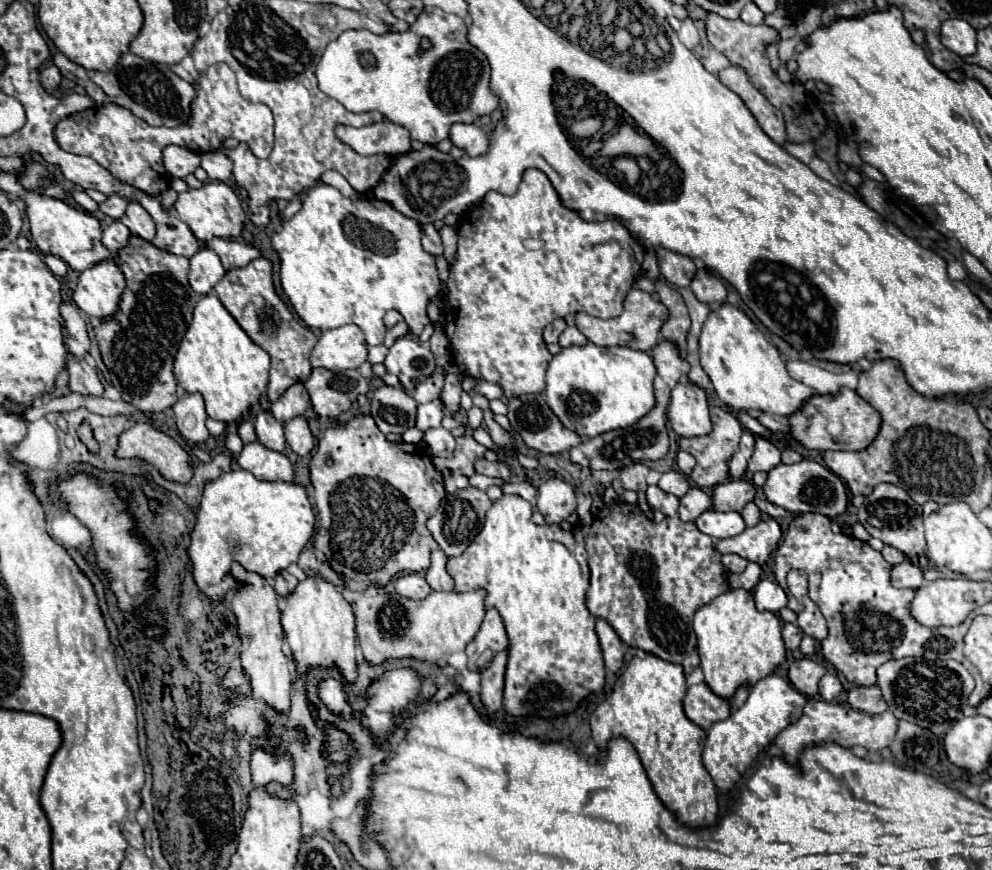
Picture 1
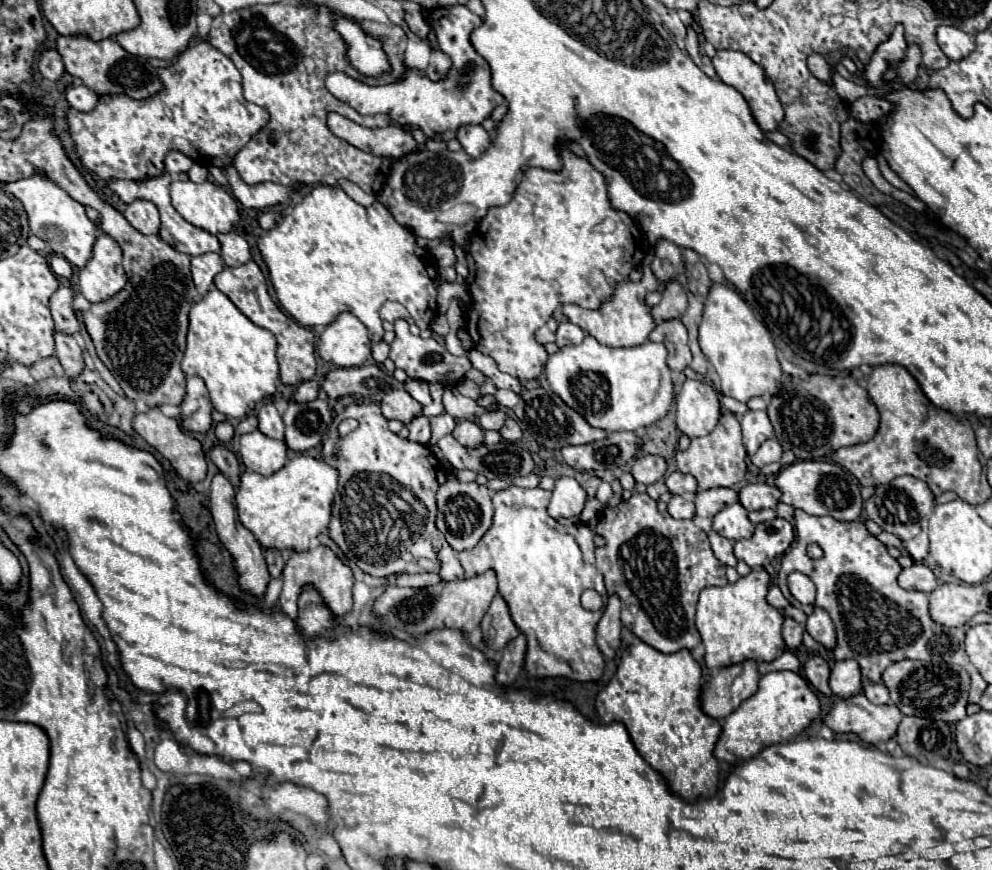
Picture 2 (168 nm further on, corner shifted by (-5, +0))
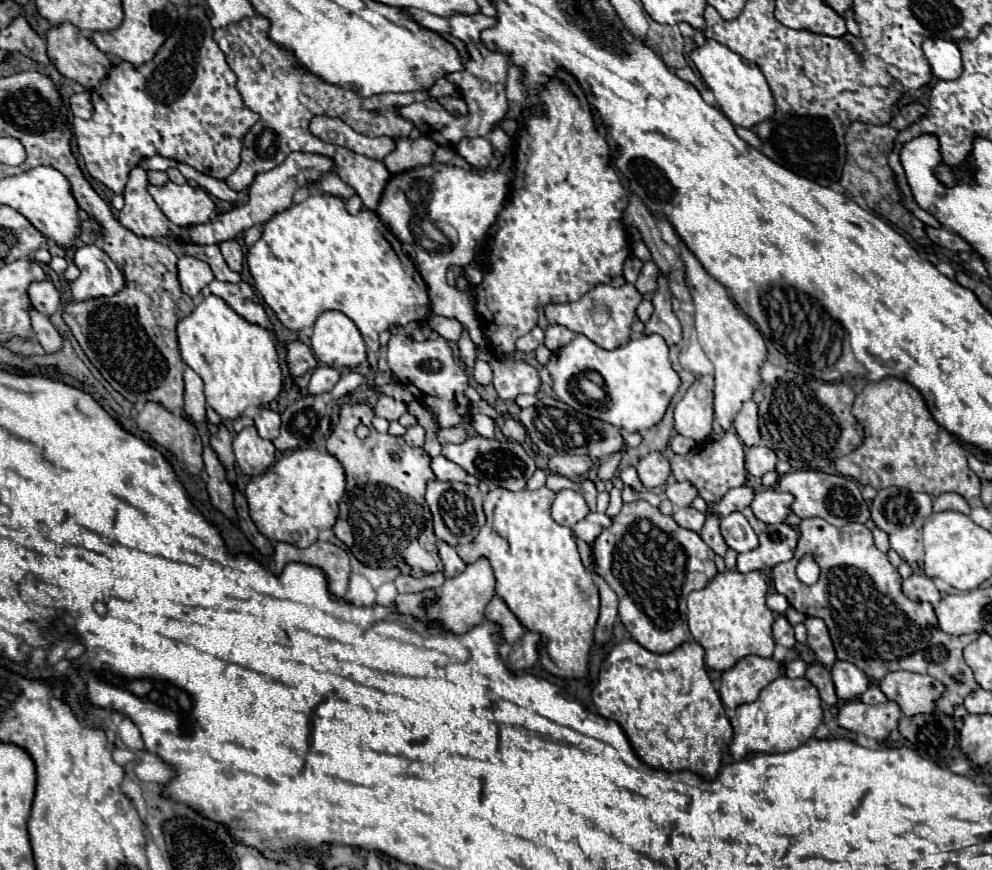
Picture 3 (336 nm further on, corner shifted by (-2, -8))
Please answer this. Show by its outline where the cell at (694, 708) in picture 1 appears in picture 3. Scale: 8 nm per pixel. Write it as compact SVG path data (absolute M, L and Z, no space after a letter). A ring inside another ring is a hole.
M745 656L731 670L723 672L719 696L723 706L731 712L741 704L755 702L759 692L779 678L783 672L773 658Z

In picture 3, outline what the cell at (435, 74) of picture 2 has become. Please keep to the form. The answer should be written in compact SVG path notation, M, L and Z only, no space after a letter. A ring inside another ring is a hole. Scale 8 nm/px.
M441 96L437 98L437 102L453 116L465 116L467 114L467 104L463 98L455 98L455 96Z

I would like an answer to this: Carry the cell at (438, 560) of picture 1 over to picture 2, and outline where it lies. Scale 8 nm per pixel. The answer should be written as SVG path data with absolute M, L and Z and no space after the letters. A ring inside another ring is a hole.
M446 544L440 554L438 554L440 562L442 562L442 568L440 568L440 578L442 580L460 580L464 576L464 568L460 566L458 562L458 556L456 552L452 550L450 544Z

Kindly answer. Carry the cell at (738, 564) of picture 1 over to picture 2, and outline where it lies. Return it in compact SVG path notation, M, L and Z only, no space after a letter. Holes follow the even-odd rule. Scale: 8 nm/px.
M710 532L708 538L710 538L710 546L712 546L716 558L718 558L722 564L726 564L726 566L736 566L736 556L734 556L734 552L732 552L734 542L728 540L728 538L718 536L716 532Z

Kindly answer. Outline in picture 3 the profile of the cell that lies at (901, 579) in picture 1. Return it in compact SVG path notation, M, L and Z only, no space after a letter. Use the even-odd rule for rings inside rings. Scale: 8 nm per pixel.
M913 574L907 580L903 580L903 594L909 600L931 602L931 604L937 604L941 600L941 594L935 588L933 580L929 576L923 576L923 574Z

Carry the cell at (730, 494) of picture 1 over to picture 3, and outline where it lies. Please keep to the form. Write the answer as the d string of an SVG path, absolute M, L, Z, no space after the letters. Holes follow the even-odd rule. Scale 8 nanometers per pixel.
M771 488L771 490L761 490L755 494L751 502L751 510L755 518L759 518L761 522L777 524L777 522L783 522L787 514L791 512L791 502L793 502L791 494L783 494Z

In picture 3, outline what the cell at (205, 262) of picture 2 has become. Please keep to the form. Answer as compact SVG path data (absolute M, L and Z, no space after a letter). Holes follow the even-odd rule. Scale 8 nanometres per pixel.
M181 256L179 258L179 264L177 264L177 270L179 270L181 288L191 298L195 298L197 294L201 294L201 290L209 282L215 280L209 264L207 262L201 262L197 258L191 258L191 256Z

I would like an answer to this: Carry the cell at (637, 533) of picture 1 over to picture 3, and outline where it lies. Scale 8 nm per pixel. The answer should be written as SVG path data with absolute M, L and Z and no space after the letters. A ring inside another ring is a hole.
M645 500L623 504L623 510L611 520L613 524L605 528L591 544L591 560L595 564L595 572L603 576L617 592L619 618L631 638L649 652L673 652L675 648L679 648L679 644L691 638L691 632L687 628L687 596L693 590L705 588L715 578L715 552L711 552L711 548L699 538L697 532L679 528L671 516L663 516L659 508L651 506Z

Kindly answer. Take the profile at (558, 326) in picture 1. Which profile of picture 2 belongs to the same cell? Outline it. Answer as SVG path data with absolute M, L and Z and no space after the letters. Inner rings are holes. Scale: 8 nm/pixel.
M550 318L542 328L538 328L536 330L536 342L540 342L540 344L548 344L548 342L554 342L556 340L556 326L558 326L558 322L554 320L554 318Z

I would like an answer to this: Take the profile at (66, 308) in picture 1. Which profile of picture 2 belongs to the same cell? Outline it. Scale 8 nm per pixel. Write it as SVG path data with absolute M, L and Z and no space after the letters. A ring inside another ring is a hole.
M58 286L50 296L50 314L54 318L54 326L60 332L74 334L78 332L78 318L72 310L72 290L66 286Z

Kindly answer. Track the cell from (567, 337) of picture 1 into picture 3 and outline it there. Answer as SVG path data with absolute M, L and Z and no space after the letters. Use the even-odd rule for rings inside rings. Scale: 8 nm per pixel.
M551 324L545 330L545 346L551 352L555 352L555 348L561 348L563 344L569 344L573 338L575 338L575 332L571 332L571 330L567 330L565 326L559 326L559 324Z

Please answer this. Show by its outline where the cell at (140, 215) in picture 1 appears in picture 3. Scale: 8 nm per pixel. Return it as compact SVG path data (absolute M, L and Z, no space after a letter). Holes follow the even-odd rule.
M139 166L133 168L123 192L125 206L119 212L119 222L137 236L159 240L159 236L167 236L167 232L171 232L173 224L153 202L147 186L147 172Z

